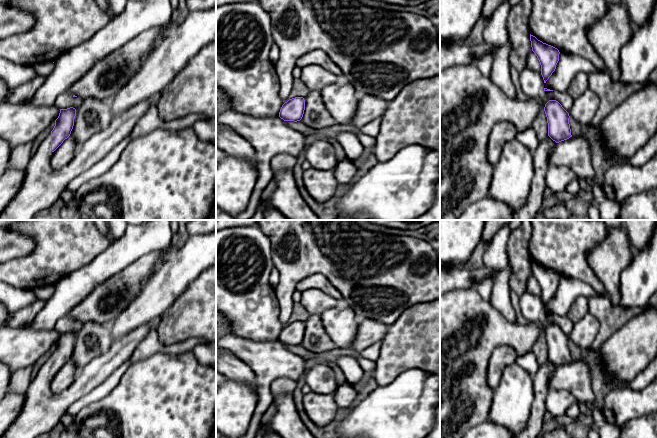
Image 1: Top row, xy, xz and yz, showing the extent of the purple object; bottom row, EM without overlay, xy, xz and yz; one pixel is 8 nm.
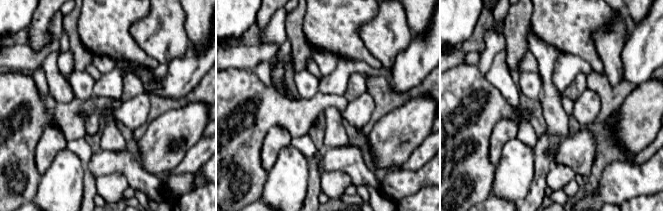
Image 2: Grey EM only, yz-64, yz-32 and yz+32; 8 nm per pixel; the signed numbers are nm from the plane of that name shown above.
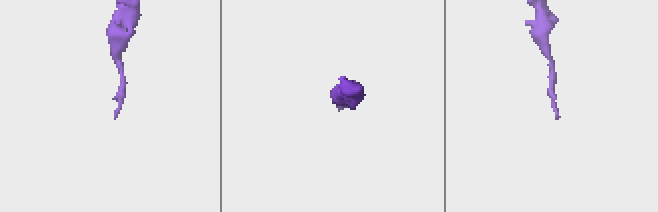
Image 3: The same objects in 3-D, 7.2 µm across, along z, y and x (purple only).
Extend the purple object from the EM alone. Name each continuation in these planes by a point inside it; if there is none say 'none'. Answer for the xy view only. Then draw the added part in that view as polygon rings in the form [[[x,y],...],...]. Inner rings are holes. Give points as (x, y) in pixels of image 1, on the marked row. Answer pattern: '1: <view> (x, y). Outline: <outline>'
1: xy (42, 186). Outline: [[[160,93],[115,115],[106,128],[80,145],[73,159],[59,170],[50,164],[53,155],[50,133],[30,159],[22,187],[0,214],[0,220],[36,220],[46,214],[60,199],[69,182],[130,135],[148,109],[157,105],[159,97]]]

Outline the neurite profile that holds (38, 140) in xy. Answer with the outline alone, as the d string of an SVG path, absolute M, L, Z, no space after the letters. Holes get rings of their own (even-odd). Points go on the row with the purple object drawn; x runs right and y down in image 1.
M55 121L52 122L45 130L43 130L32 142L33 143L33 147L31 150L31 154L32 156L36 153L38 147L41 145L41 143L43 142L43 140L51 133L51 131L53 130L55 126Z

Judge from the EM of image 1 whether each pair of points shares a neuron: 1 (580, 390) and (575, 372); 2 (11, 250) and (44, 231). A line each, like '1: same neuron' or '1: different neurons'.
1: same neuron
2: different neurons

